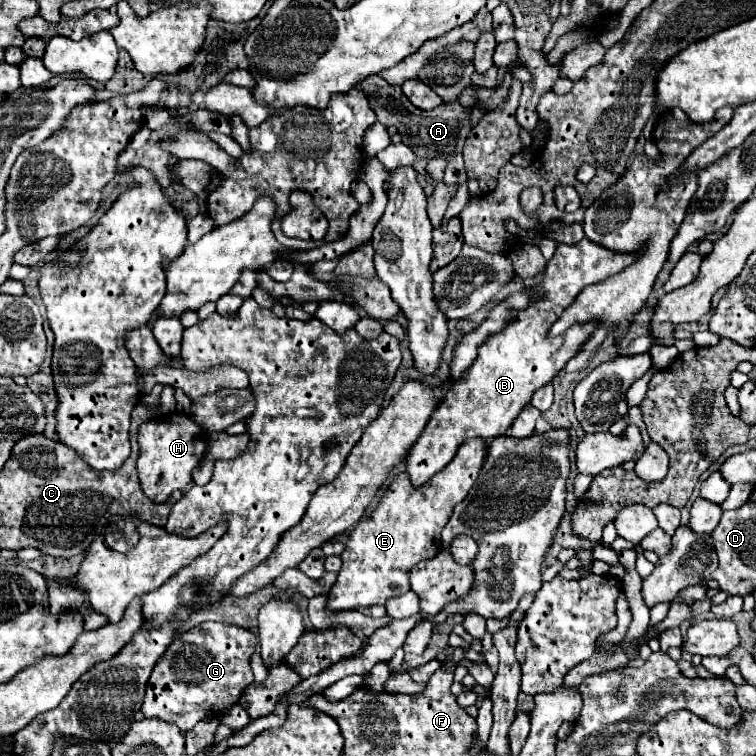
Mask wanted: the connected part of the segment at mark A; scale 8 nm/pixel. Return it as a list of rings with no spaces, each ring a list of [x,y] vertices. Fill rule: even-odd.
[[[371,75],[365,77],[363,81],[359,81],[355,85],[355,89],[359,89],[371,109],[377,115],[377,121],[383,123],[385,127],[397,127],[397,133],[401,135],[401,141],[419,157],[419,159],[445,159],[447,161],[447,169],[445,169],[445,181],[449,183],[465,183],[467,181],[467,173],[463,169],[463,145],[473,129],[471,125],[471,115],[473,109],[463,107],[459,101],[457,103],[443,103],[433,111],[423,111],[415,105],[411,105],[411,101],[403,95],[401,87],[397,85],[389,85],[387,81],[383,81],[383,77],[379,75]]]

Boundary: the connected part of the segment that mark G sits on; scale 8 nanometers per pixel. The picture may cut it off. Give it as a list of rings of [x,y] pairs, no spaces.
[[[201,623],[185,633],[181,633],[163,657],[159,657],[143,701],[143,715],[157,717],[175,723],[181,733],[193,729],[199,721],[221,713],[223,709],[235,705],[243,689],[253,683],[253,671],[249,667],[249,657],[255,651],[255,637],[251,631],[239,625]]]

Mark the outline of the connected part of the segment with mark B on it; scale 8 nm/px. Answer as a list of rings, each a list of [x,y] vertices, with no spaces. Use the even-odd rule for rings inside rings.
[[[587,239],[577,245],[557,245],[553,259],[547,261],[545,277],[537,285],[537,289],[545,291],[543,301],[537,301],[531,309],[519,313],[519,321],[515,321],[507,333],[489,337],[479,347],[479,355],[467,375],[453,385],[443,403],[433,411],[417,443],[411,447],[407,455],[407,475],[413,487],[421,487],[441,471],[467,439],[491,441],[493,437],[507,433],[523,405],[531,401],[533,391],[547,385],[565,367],[565,363],[581,351],[583,343],[595,331],[595,325],[573,325],[563,337],[551,339],[547,337],[549,327],[561,317],[565,307],[573,303],[583,287],[619,273],[631,265],[633,259],[633,255],[611,253]]]

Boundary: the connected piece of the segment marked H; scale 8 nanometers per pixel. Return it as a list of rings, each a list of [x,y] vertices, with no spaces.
[[[175,413],[169,419],[147,421],[139,427],[141,453],[137,459],[137,475],[143,493],[151,501],[163,503],[175,489],[185,491],[191,485],[191,473],[207,449],[207,443],[199,443],[201,433],[203,429],[187,413]]]

